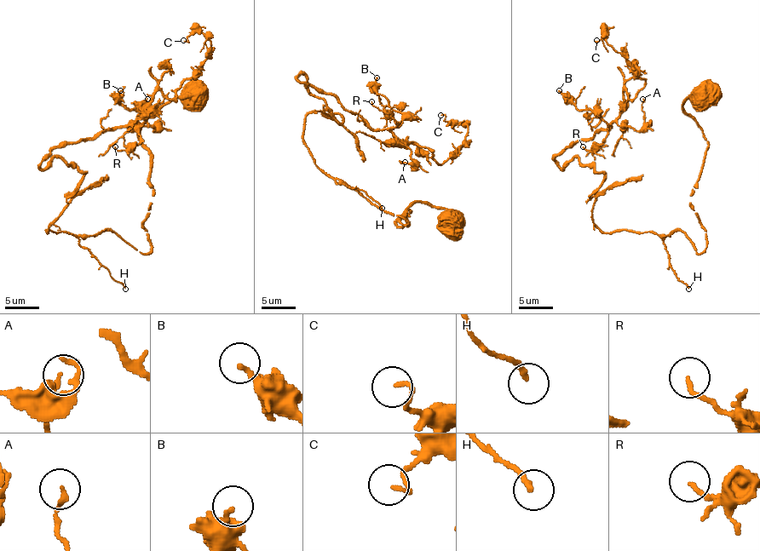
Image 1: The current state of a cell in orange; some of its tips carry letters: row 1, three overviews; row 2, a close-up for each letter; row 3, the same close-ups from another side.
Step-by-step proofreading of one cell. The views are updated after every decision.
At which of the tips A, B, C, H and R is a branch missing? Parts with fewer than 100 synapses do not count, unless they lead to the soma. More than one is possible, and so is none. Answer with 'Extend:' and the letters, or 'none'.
Extend: none

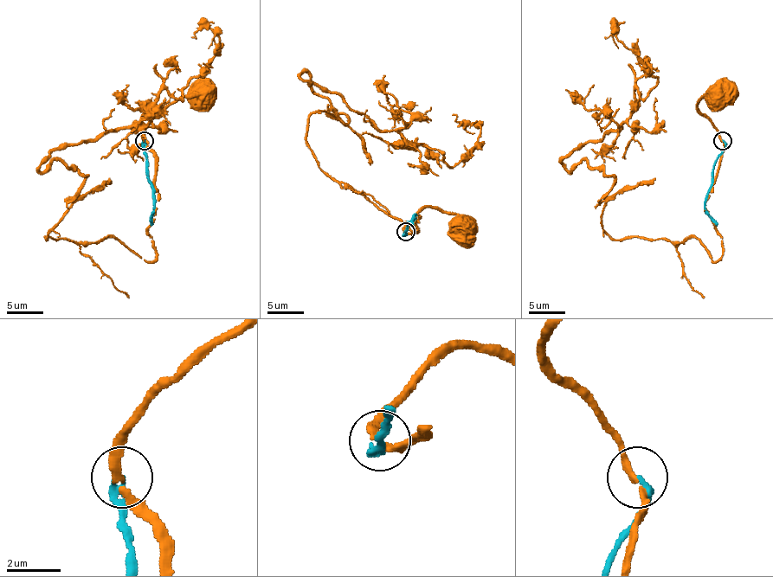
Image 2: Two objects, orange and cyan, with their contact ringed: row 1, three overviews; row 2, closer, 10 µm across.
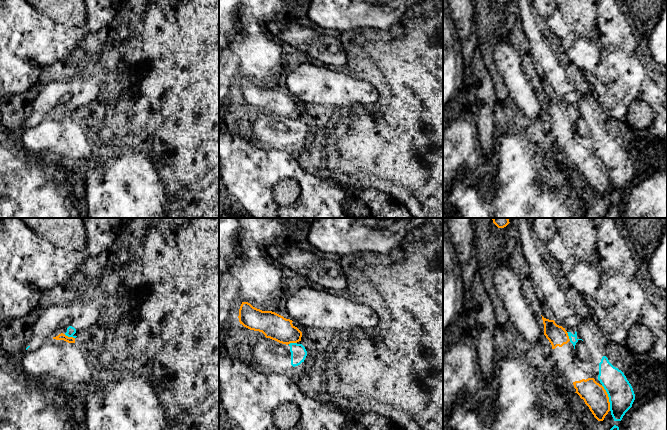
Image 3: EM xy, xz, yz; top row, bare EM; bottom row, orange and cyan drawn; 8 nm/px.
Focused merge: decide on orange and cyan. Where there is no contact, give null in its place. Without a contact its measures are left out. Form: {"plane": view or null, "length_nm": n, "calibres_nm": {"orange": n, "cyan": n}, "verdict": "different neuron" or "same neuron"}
{"plane": "yz", "length_nm": 220, "calibres_nm": {"orange": 190, "cyan": 200}, "verdict": "different neuron"}

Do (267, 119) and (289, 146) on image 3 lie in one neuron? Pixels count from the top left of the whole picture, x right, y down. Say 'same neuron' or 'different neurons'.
same neuron

